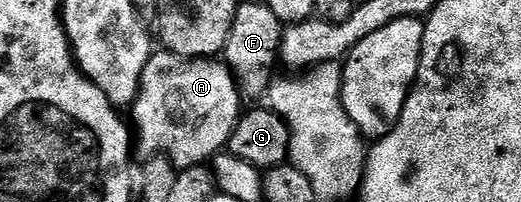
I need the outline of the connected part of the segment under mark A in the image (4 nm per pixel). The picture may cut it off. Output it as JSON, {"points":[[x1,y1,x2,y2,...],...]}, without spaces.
{"points":[[153,51,142,70,136,100,130,106,130,113,132,112,130,124,134,129,135,151,137,148,144,158,166,154,177,169,193,168,199,164,207,165,212,157,227,145,232,131,241,120,240,103,242,97,236,79,232,77,227,64,219,59,187,60,184,56,176,56,173,52]]}

